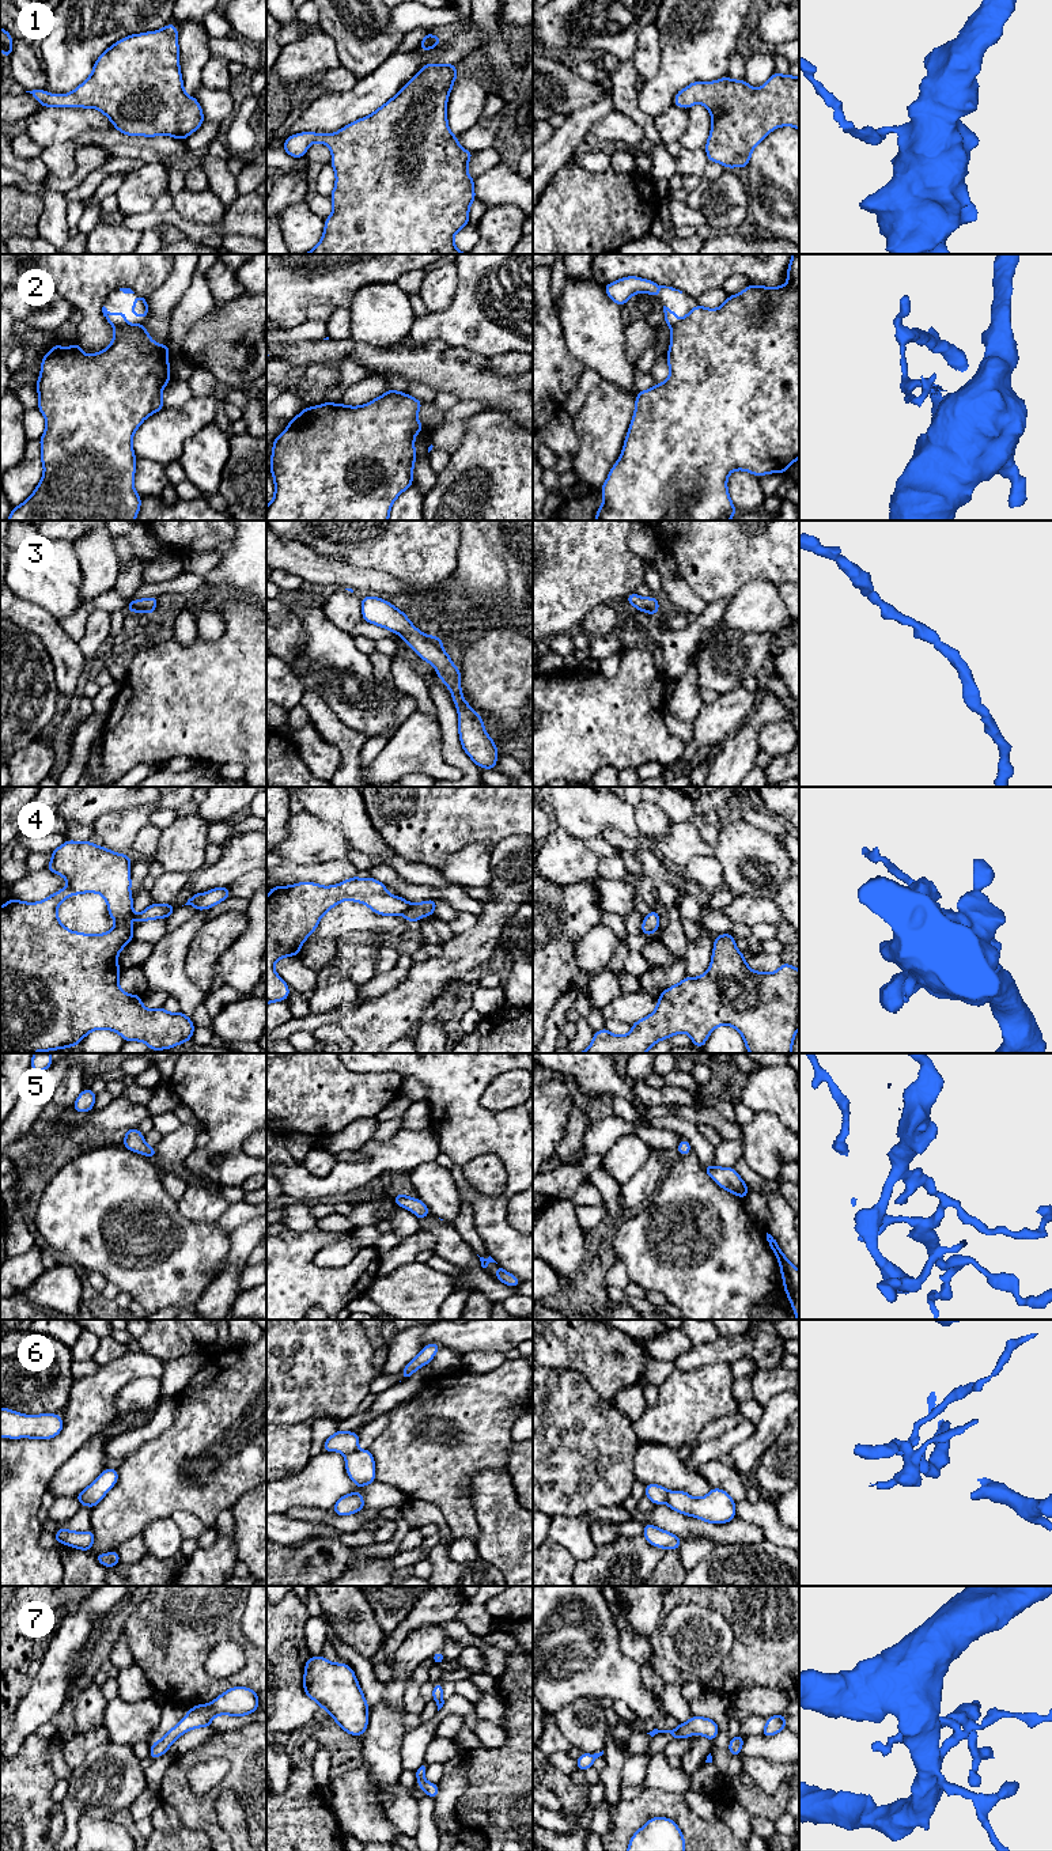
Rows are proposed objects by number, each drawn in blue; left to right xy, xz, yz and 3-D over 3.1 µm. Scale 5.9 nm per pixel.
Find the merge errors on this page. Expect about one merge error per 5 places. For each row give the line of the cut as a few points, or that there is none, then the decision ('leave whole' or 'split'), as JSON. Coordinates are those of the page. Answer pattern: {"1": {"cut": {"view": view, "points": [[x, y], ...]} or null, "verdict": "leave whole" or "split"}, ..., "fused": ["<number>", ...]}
{"1": {"cut": null, "verdict": "leave whole"}, "2": {"cut": {"view": "xy", "points": [[128, 324], [114, 326]]}, "verdict": "split"}, "3": {"cut": null, "verdict": "leave whole"}, "4": {"cut": null, "verdict": "leave whole"}, "5": {"cut": null, "verdict": "leave whole"}, "6": {"cut": {"view": "xz", "points": [[356, 1449], [345, 1456]]}, "verdict": "split"}, "7": {"cut": null, "verdict": "leave whole"}, "fused": ["2", "6"]}

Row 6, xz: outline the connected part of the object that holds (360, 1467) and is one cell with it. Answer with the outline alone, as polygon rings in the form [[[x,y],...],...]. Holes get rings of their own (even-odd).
[[[368,1449],[347,1454],[345,1469],[349,1479],[357,1487],[364,1487],[375,1481],[375,1461]]]

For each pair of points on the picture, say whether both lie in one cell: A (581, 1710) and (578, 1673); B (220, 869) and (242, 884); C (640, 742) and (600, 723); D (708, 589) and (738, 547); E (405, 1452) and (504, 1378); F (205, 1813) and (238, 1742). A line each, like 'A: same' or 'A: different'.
A: different
B: different
C: same
D: same
E: same
F: same

